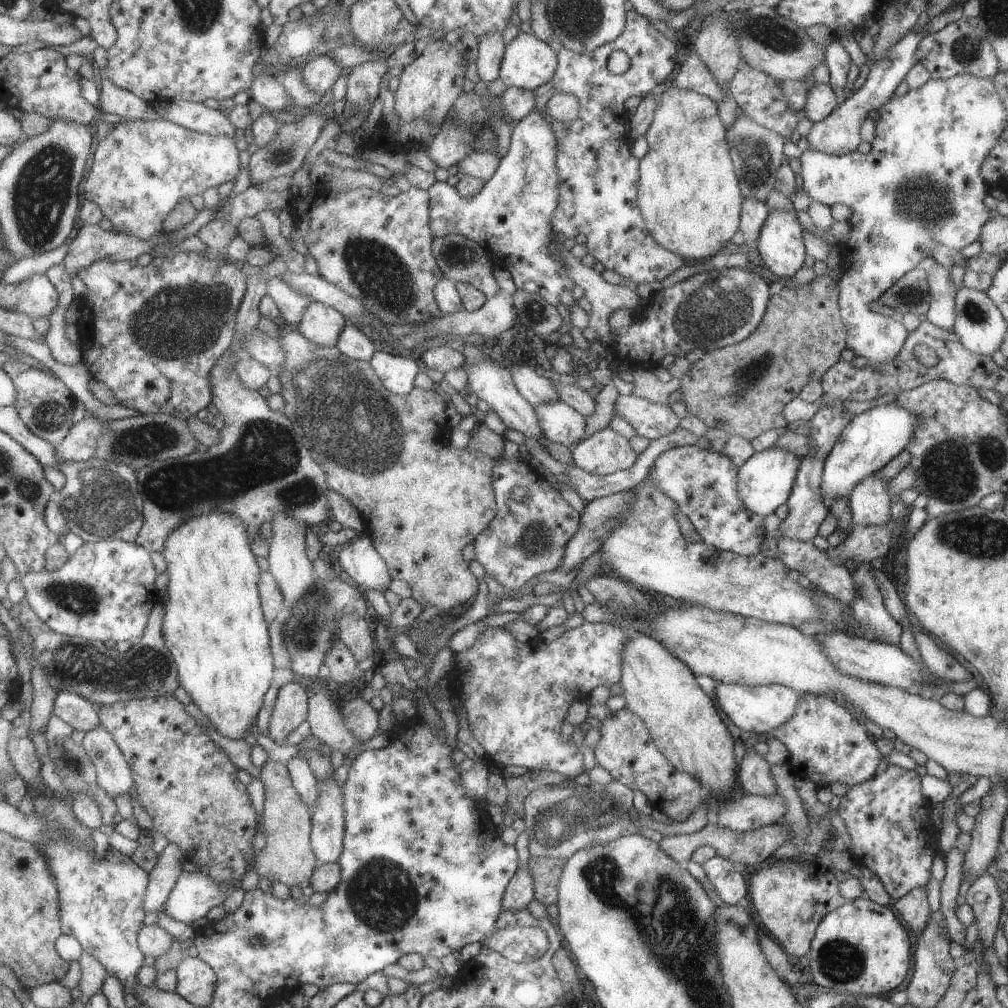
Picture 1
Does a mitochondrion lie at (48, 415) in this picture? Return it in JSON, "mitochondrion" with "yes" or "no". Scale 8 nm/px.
{"mitochondrion":"yes"}

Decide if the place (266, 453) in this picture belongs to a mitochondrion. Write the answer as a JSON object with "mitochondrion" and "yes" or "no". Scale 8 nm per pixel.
{"mitochondrion":"yes"}

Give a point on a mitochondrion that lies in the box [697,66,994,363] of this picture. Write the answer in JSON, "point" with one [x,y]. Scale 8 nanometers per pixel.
{"point":[913,190]}

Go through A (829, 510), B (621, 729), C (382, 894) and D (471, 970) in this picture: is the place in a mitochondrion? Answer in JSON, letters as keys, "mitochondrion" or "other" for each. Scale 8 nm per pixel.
{"A":"other","B":"other","C":"mitochondrion","D":"other"}

